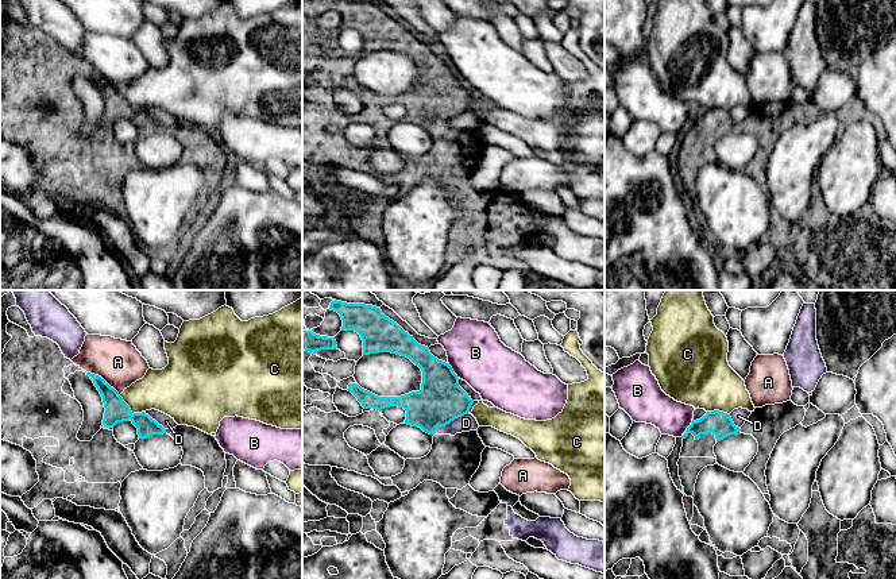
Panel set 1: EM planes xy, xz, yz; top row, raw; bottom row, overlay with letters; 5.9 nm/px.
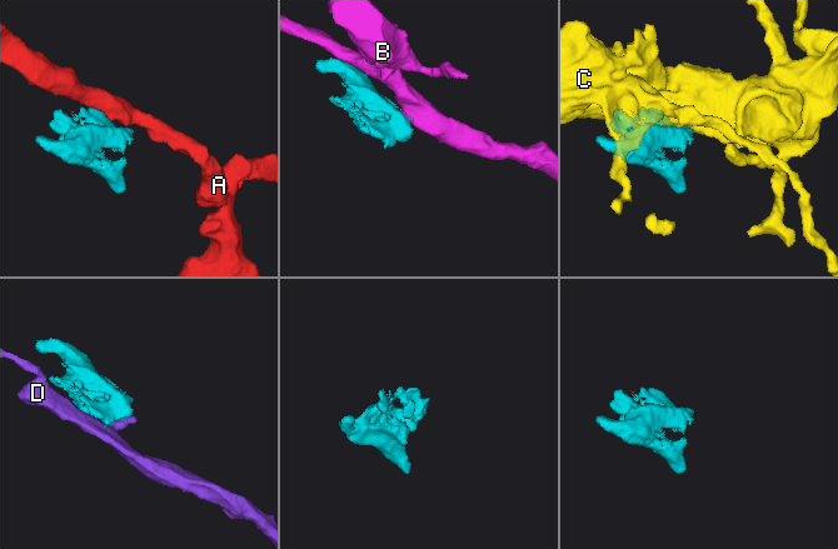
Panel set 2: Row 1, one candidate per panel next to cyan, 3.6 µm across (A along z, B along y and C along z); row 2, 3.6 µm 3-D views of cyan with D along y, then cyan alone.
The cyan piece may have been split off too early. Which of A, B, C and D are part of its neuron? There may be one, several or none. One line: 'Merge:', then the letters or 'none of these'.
Merge: none of these

